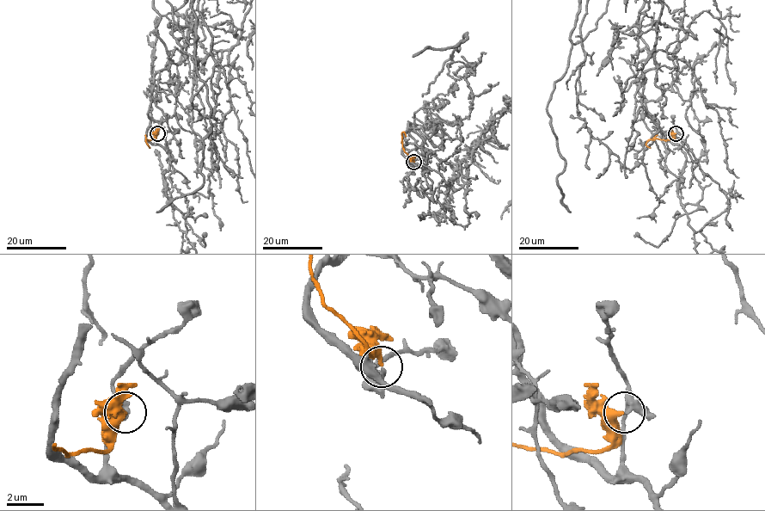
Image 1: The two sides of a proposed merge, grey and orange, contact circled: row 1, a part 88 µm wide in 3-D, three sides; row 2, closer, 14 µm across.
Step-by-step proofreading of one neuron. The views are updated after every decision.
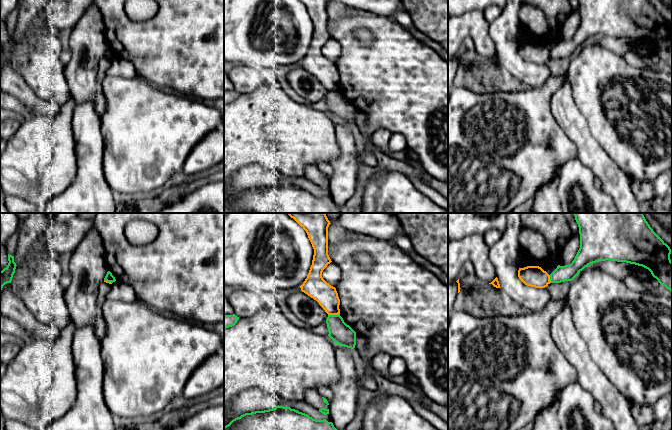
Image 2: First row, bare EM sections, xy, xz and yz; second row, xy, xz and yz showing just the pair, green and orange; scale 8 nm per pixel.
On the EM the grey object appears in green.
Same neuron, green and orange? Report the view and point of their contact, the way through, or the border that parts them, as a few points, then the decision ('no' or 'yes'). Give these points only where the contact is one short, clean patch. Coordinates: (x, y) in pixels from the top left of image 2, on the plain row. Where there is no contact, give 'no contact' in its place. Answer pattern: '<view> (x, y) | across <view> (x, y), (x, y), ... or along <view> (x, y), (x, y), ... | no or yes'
xz (333, 91) | no

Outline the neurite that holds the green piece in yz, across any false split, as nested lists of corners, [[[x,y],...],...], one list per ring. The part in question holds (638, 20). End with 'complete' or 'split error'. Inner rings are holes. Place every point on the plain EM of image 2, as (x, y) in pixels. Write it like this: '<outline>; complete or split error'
[[[578,0],[580,24],[571,40],[560,42],[550,50],[551,59],[572,57],[580,47],[599,37],[617,37],[648,45],[672,70],[672,37],[670,23],[649,0]]]; complete

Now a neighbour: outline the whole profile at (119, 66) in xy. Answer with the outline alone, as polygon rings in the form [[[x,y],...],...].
[[[116,56],[112,59],[111,65],[107,71],[107,76],[134,78],[137,77],[137,72],[134,65],[130,61]]]

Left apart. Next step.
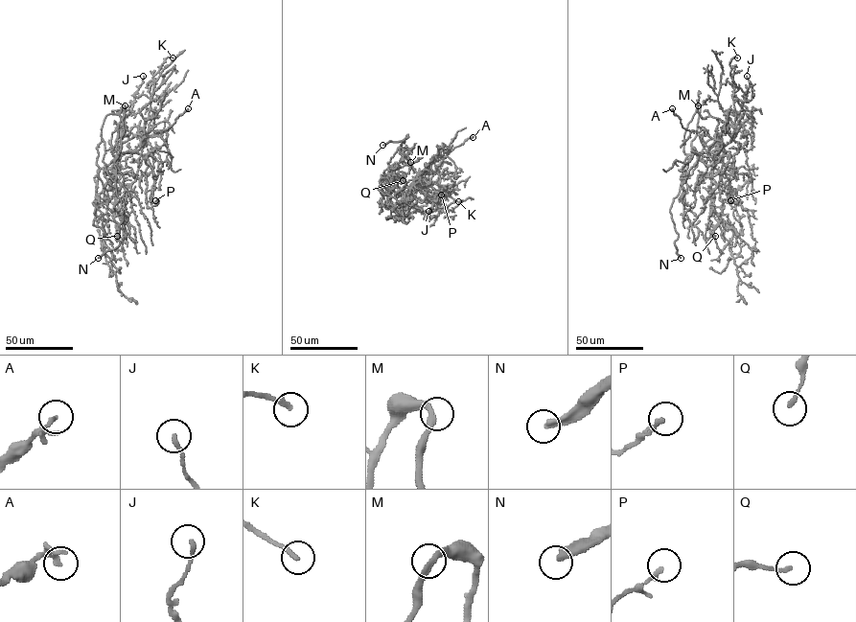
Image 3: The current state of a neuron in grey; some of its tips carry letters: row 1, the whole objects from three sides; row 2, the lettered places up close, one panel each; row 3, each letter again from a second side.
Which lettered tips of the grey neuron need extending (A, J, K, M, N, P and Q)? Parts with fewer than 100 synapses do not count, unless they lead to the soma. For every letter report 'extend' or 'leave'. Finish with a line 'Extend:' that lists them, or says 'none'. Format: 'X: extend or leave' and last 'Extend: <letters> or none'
A: leave
J: leave
K: leave
M: leave
N: extend
P: leave
Q: leave
Extend: N

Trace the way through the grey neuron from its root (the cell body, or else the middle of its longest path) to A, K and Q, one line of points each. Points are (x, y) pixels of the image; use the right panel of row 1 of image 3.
A: (700, 157), (692, 173), (682, 181), (688, 155), (711, 152), (721, 143), (706, 130), (684, 128), (672, 108)
K: (700, 157), (692, 173), (682, 181), (688, 155), (711, 152), (733, 137), (734, 85), (729, 63), (737, 57)
Q: (700, 157), (692, 173), (682, 181), (684, 160), (692, 154), (685, 173), (683, 213), (705, 237), (715, 236)

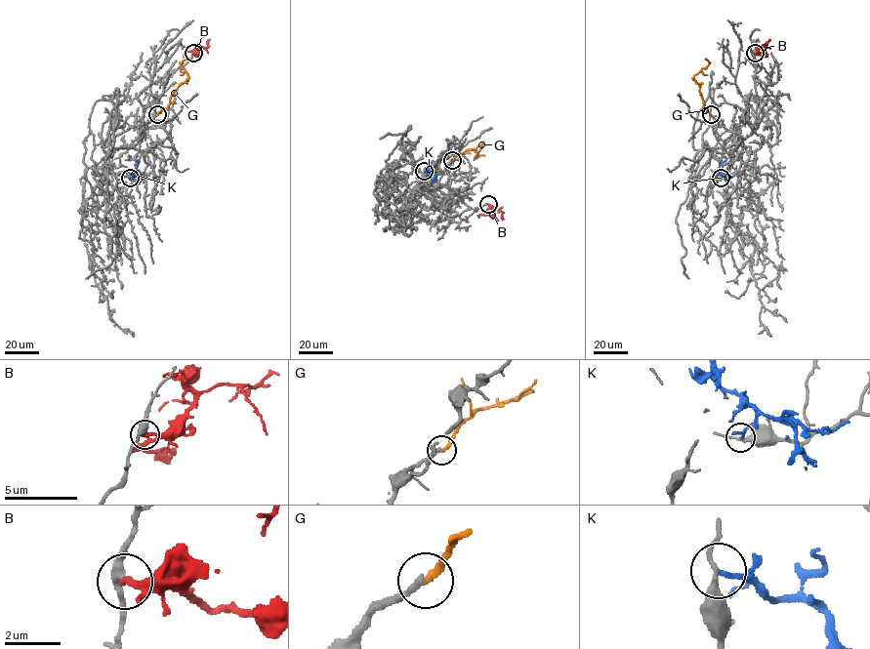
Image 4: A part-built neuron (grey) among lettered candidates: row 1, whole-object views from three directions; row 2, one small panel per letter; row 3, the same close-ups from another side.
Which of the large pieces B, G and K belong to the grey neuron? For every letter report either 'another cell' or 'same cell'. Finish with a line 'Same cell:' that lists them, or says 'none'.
B: another cell
G: same cell
K: another cell
Same cell: G

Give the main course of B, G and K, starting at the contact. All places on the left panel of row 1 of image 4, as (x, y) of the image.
B: (193, 53), (197, 52), (199, 46), (185, 51), (183, 57)
G: (157, 115), (170, 103), (171, 94), (186, 80), (187, 73), (180, 64), (190, 59)
K: (130, 178), (135, 175), (139, 160)

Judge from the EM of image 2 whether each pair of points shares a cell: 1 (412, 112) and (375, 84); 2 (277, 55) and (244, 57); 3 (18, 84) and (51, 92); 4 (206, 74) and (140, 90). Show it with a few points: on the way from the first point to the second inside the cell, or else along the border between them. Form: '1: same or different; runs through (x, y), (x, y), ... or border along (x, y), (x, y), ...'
1: same; runs through (403, 103), (384, 84)
2: same; runs through (269, 55), (252, 55)
3: different; border along (15, 69), (40, 98), (49, 101)
4: different; border along (137, 76), (153, 85), (174, 91), (177, 94)

